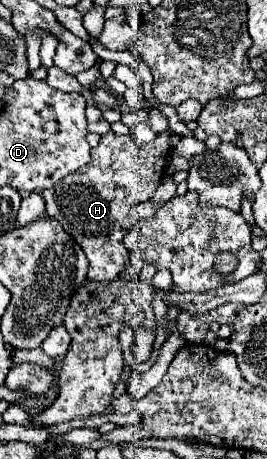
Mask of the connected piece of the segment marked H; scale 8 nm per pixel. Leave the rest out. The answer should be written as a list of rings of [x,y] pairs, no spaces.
[[[168,129],[156,135],[154,141],[138,145],[130,137],[120,137],[110,131],[100,139],[100,145],[92,149],[92,161],[86,167],[68,175],[64,183],[48,191],[38,191],[46,201],[46,213],[58,219],[64,231],[68,231],[84,249],[90,263],[90,281],[116,281],[118,273],[126,267],[128,251],[122,239],[134,225],[134,219],[128,213],[136,203],[148,201],[158,189],[170,157],[172,135],[174,133]]]

